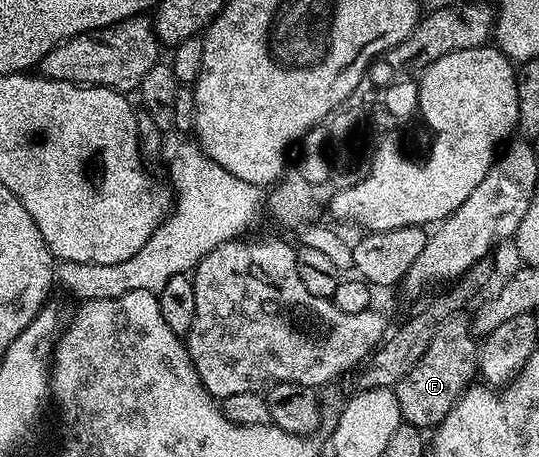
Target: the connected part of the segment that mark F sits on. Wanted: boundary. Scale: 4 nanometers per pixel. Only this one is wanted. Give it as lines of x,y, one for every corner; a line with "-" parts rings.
452,318
446,320
433,334
433,342
429,342
429,350
421,354
421,362
405,374
393,389
397,398
397,406
401,410
403,420
420,430
434,430
440,422
453,410
459,397
471,387
477,376
479,362
479,344
471,325
466,319

